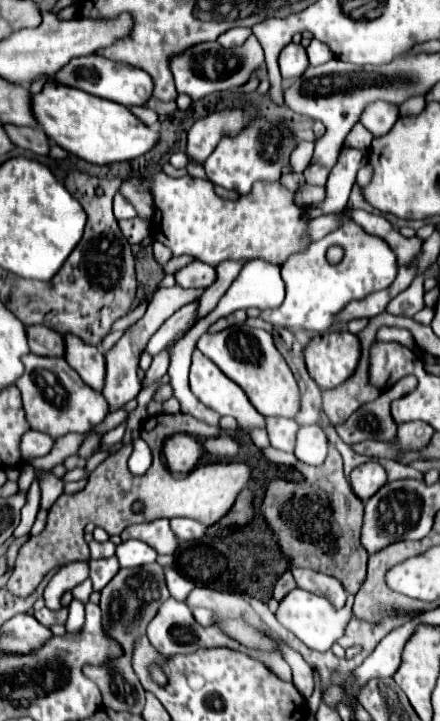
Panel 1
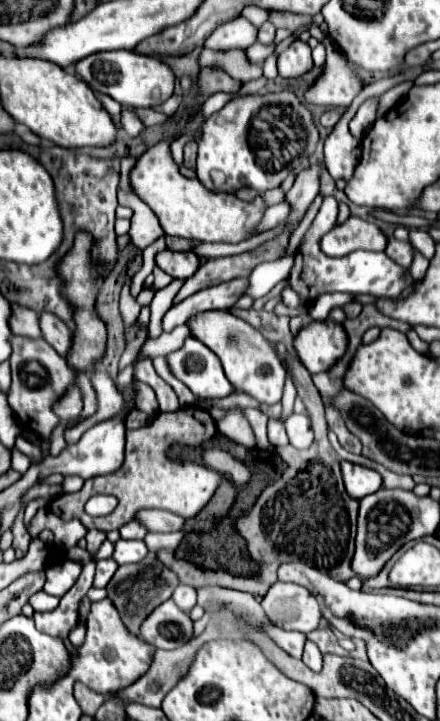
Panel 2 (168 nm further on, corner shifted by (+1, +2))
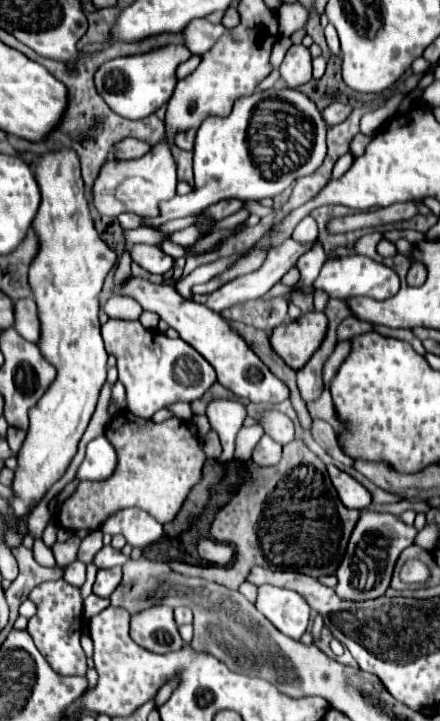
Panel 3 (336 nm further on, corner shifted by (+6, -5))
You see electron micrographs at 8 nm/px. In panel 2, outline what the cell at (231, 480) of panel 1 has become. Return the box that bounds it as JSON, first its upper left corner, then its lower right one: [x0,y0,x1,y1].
[49,405,221,533]

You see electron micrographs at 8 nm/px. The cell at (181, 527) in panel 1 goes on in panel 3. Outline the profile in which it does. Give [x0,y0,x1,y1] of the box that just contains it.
[100,508,164,550]

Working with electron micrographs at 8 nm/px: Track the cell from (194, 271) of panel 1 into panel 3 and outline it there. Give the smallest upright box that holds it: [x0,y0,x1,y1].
[130,244,174,274]

